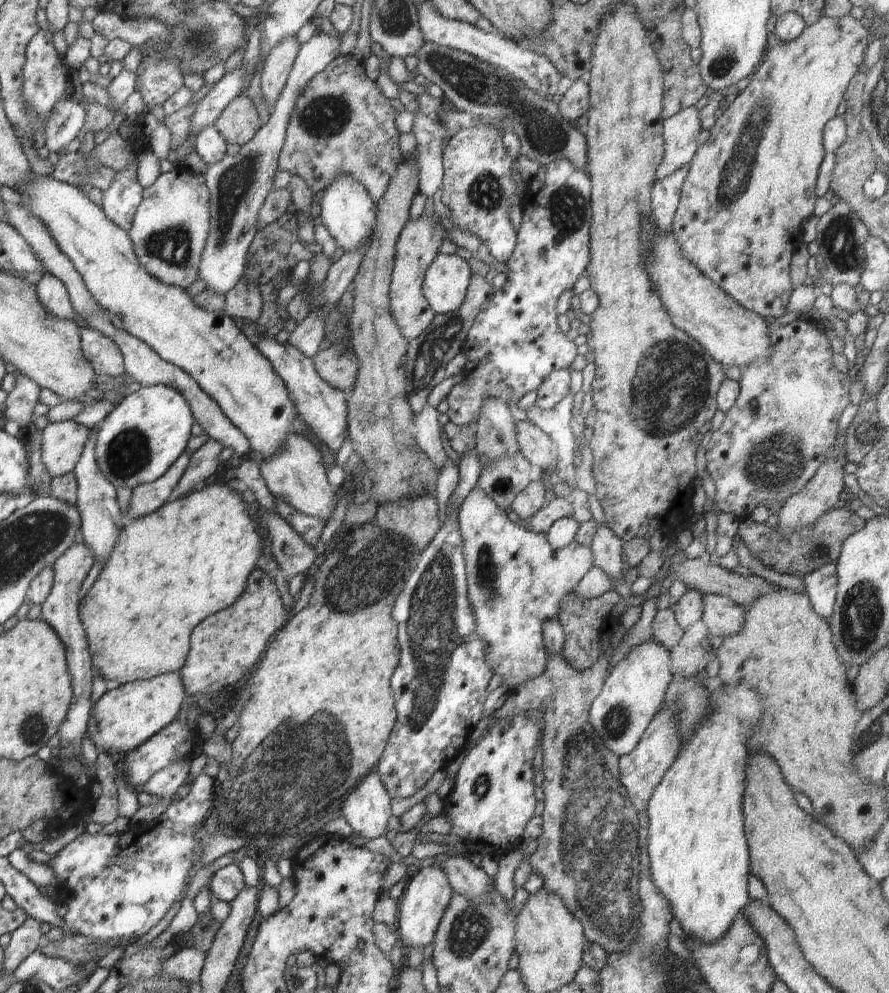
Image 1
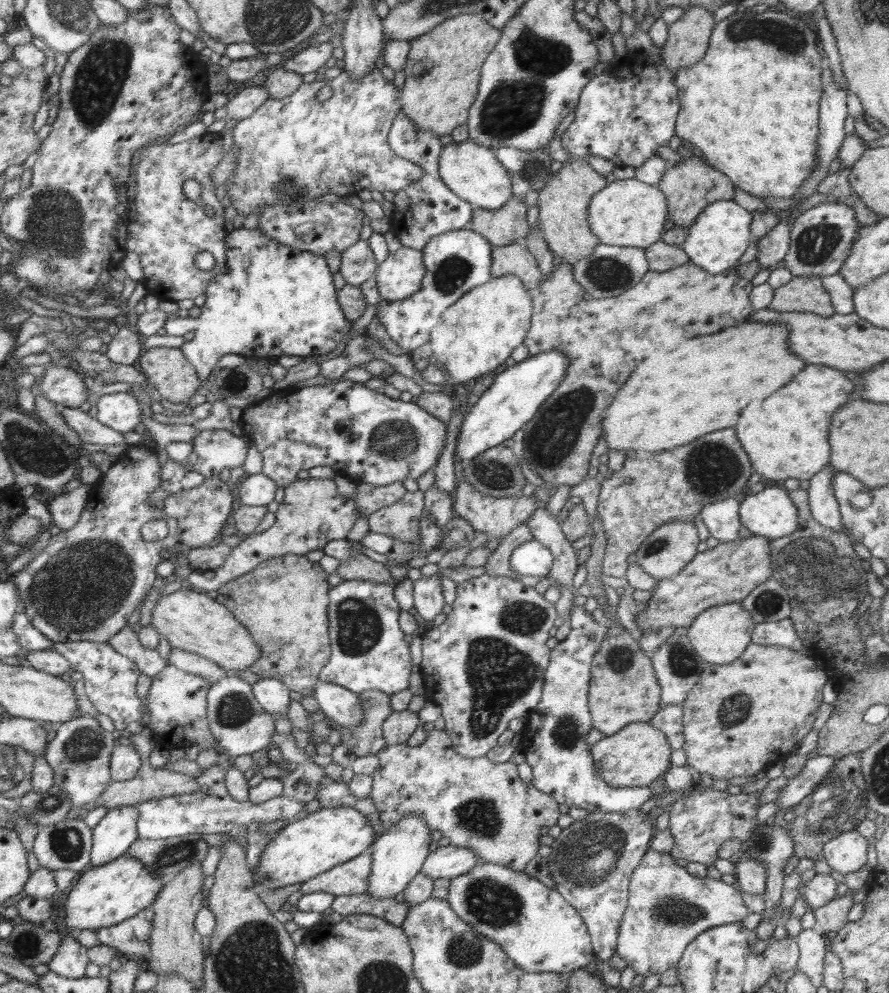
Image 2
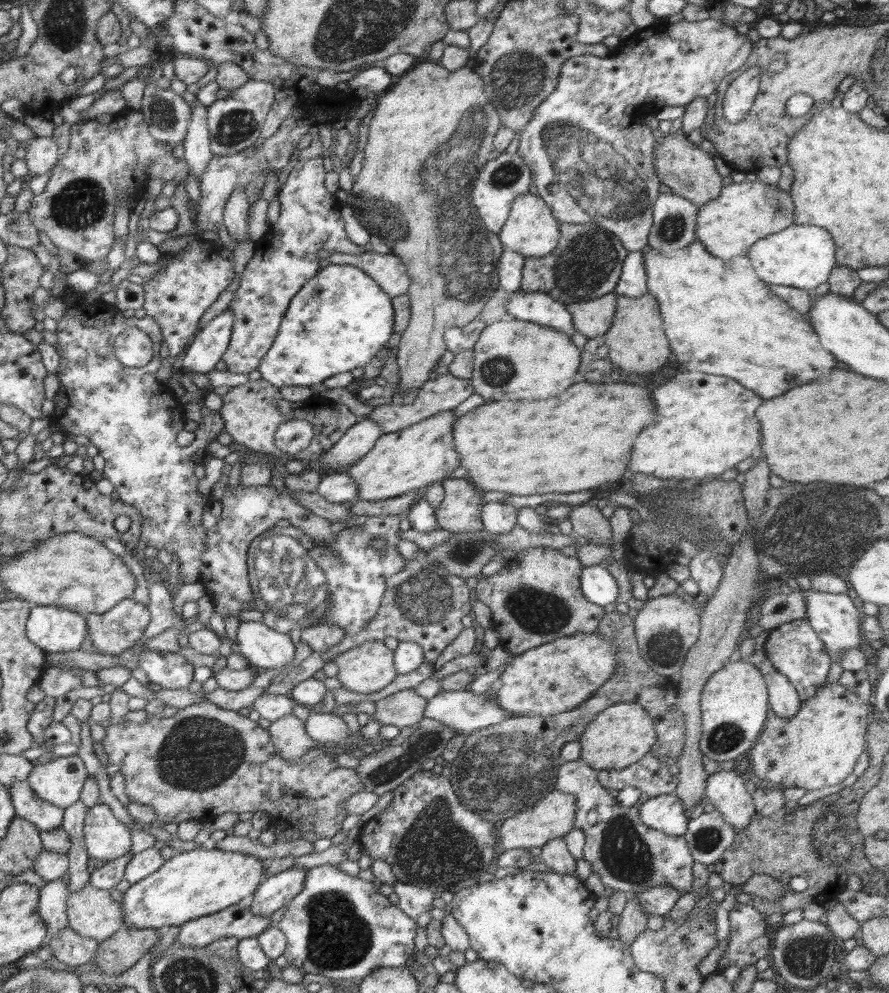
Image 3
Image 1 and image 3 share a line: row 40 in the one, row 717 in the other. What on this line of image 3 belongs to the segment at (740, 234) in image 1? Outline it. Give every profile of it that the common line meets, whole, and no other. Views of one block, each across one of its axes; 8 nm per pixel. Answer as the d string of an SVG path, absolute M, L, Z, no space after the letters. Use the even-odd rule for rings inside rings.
M826 682L814 698L808 702L802 701L797 713L789 719L776 715L768 716L756 744L745 758L750 761L752 773L766 780L770 785L782 784L785 787L818 790L824 786L834 786L841 783L855 768L858 758L865 752L867 746L867 730L871 721L871 705L864 704L855 692L844 688L839 682Z

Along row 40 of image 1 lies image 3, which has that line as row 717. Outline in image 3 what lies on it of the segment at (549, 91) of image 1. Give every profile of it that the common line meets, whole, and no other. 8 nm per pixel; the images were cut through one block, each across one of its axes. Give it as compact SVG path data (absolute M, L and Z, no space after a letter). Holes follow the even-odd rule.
M468 688L443 689L428 699L426 704L426 718L439 720L462 735L514 718L513 714L505 711L496 701L488 700L486 694L478 696Z

